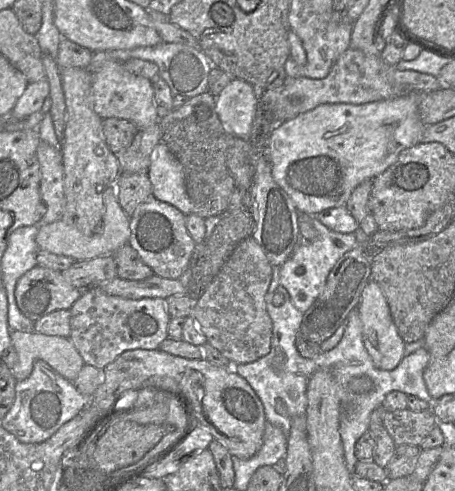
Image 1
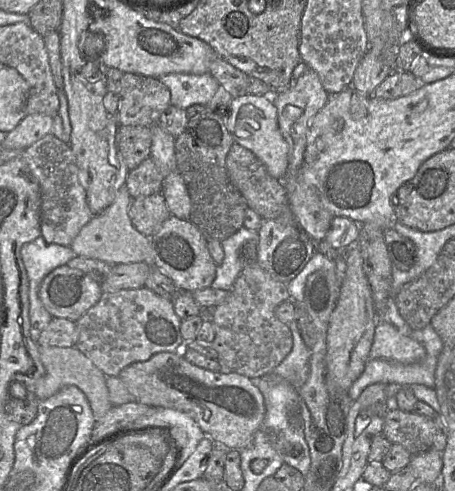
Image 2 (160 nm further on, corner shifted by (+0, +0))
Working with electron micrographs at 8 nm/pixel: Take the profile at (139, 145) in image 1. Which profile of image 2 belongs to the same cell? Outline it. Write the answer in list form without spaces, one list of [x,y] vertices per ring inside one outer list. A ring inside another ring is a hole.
[[[151,157],[128,172],[125,186],[132,198],[161,193],[163,176]]]

